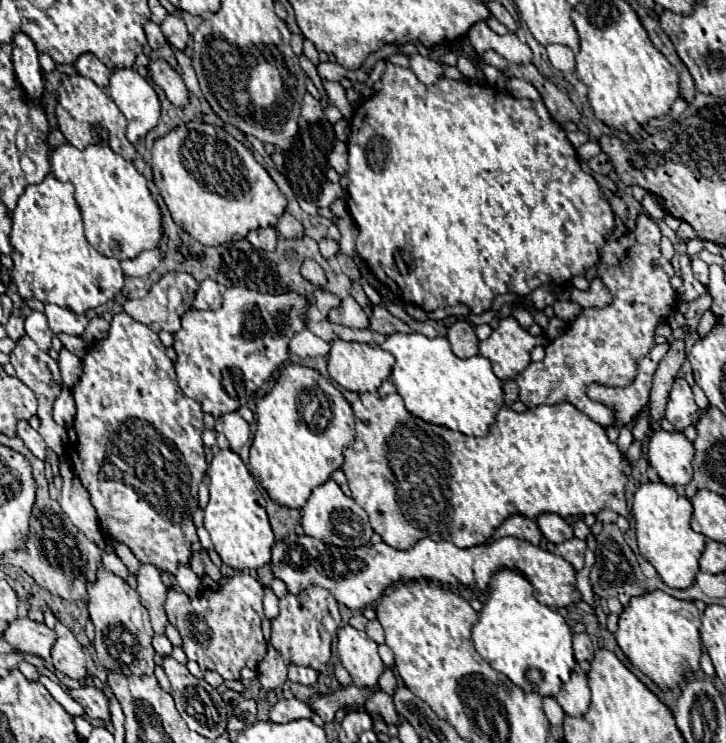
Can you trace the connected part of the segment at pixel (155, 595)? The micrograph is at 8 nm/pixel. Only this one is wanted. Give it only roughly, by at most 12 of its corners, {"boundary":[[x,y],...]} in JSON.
{"boundary":[[141,564],[137,594],[155,634],[169,624],[167,588],[151,564]]}

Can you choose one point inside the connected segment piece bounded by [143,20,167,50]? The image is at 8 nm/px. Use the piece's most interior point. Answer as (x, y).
(156, 39)

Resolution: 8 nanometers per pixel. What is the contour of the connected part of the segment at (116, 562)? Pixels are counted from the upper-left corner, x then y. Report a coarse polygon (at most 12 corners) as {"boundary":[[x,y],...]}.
{"boundary":[[103,551],[103,564],[126,581],[129,571],[116,555]]}

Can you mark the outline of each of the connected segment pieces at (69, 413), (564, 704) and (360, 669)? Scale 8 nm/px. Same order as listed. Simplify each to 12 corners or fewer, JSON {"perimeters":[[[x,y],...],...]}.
{"perimeters":[[[63,388],[55,400],[53,418],[69,428],[75,416],[71,390]],[[577,672],[555,696],[569,716],[583,716],[589,706],[587,676]],[[341,628],[337,654],[353,684],[375,688],[385,670],[377,642]]]}

